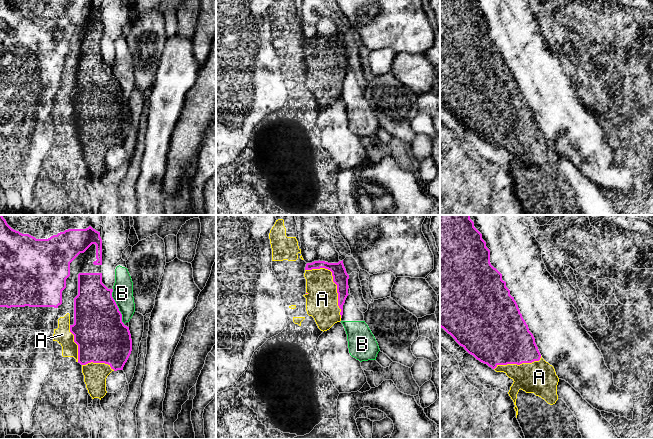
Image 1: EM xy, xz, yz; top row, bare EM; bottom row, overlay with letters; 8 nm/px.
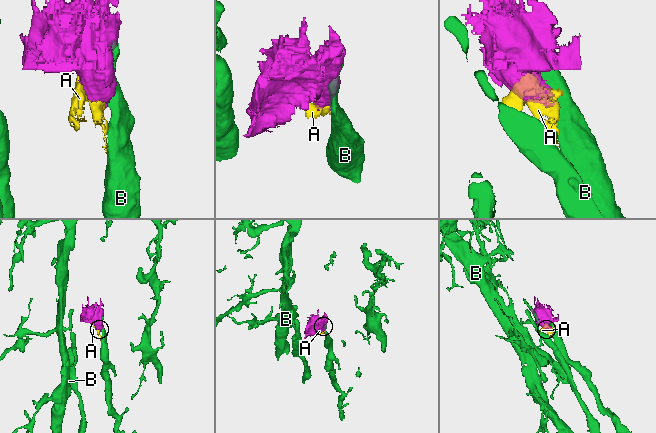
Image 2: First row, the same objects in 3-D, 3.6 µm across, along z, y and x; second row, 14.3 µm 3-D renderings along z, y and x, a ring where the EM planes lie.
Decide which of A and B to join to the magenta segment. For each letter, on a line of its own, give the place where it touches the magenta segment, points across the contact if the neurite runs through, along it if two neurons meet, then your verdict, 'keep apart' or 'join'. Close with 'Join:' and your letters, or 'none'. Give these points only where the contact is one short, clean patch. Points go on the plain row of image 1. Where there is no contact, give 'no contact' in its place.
A: contact xz (333, 57); join
B: contact xy (117, 82); keep apart
Join: A

